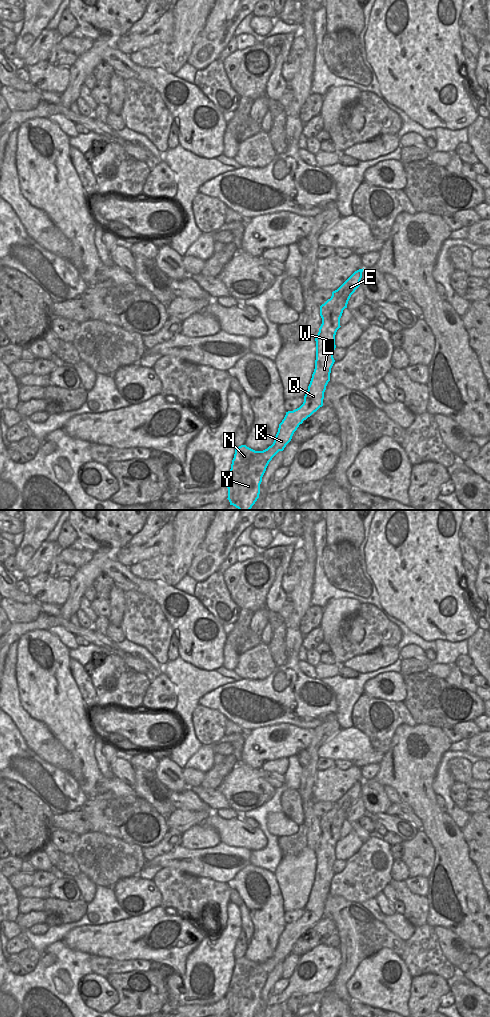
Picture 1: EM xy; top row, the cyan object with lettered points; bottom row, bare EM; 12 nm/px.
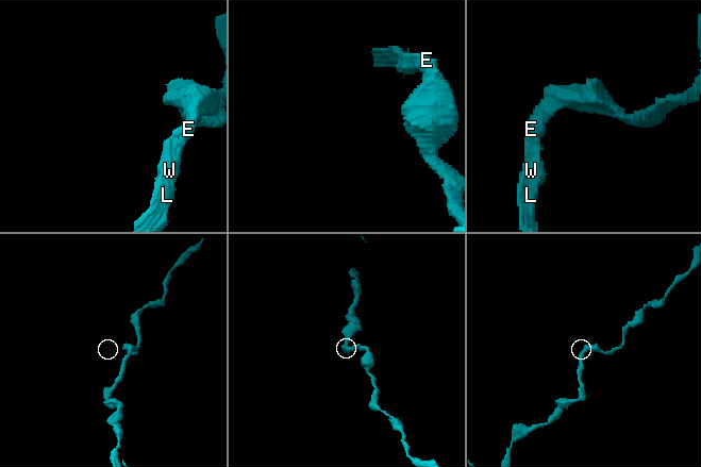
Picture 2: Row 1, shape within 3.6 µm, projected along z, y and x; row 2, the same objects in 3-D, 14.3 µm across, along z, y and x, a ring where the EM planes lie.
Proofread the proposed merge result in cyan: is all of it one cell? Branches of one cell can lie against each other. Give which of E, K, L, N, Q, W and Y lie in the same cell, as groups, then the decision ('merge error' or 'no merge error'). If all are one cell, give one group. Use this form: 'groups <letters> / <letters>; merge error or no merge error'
groups E K L N Q W Y; no merge error

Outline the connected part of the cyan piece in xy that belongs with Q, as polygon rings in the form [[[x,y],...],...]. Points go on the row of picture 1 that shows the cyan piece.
[[[363,269],[355,271],[332,296],[320,306],[322,324],[315,338],[316,360],[308,390],[303,404],[286,412],[279,424],[278,432],[271,446],[263,451],[255,451],[246,445],[235,447],[231,469],[226,481],[230,505],[239,510],[250,510],[260,494],[260,484],[266,468],[272,458],[283,451],[291,441],[300,424],[323,406],[324,392],[330,381],[335,335],[340,326],[343,310],[355,290],[360,286]]]

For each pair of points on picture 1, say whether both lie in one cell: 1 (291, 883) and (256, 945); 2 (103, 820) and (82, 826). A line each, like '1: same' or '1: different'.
1: different
2: different

